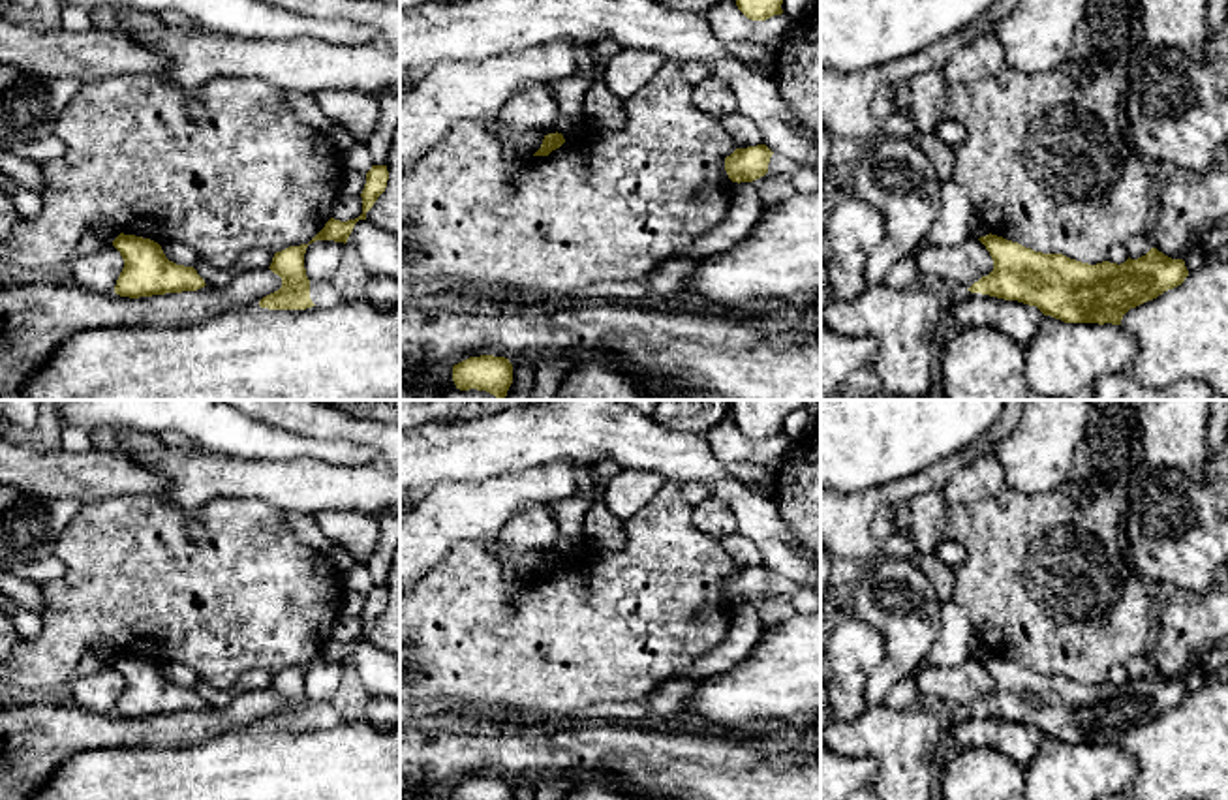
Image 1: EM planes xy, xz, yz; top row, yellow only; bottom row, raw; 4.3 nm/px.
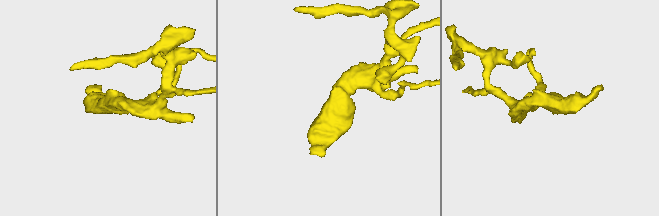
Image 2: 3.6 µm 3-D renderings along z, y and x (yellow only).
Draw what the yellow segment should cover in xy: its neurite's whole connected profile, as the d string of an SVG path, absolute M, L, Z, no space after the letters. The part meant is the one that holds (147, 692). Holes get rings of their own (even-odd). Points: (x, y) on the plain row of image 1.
M120 654L113 667L124 680L115 714L139 719L165 714L197 712L205 700L193 687L169 682L161 667L150 659Z

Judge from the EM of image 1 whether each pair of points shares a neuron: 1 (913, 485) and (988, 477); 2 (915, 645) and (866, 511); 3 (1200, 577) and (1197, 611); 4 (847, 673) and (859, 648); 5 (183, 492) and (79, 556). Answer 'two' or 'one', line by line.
1: two
2: two
3: two
4: one
5: two

